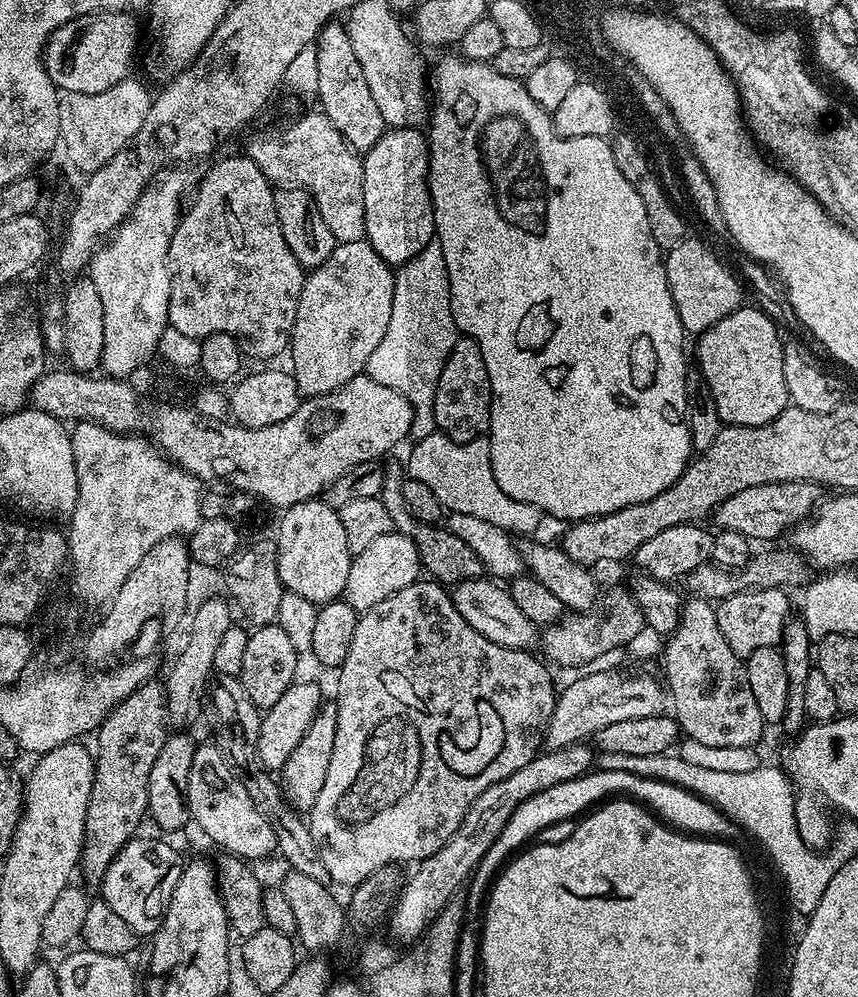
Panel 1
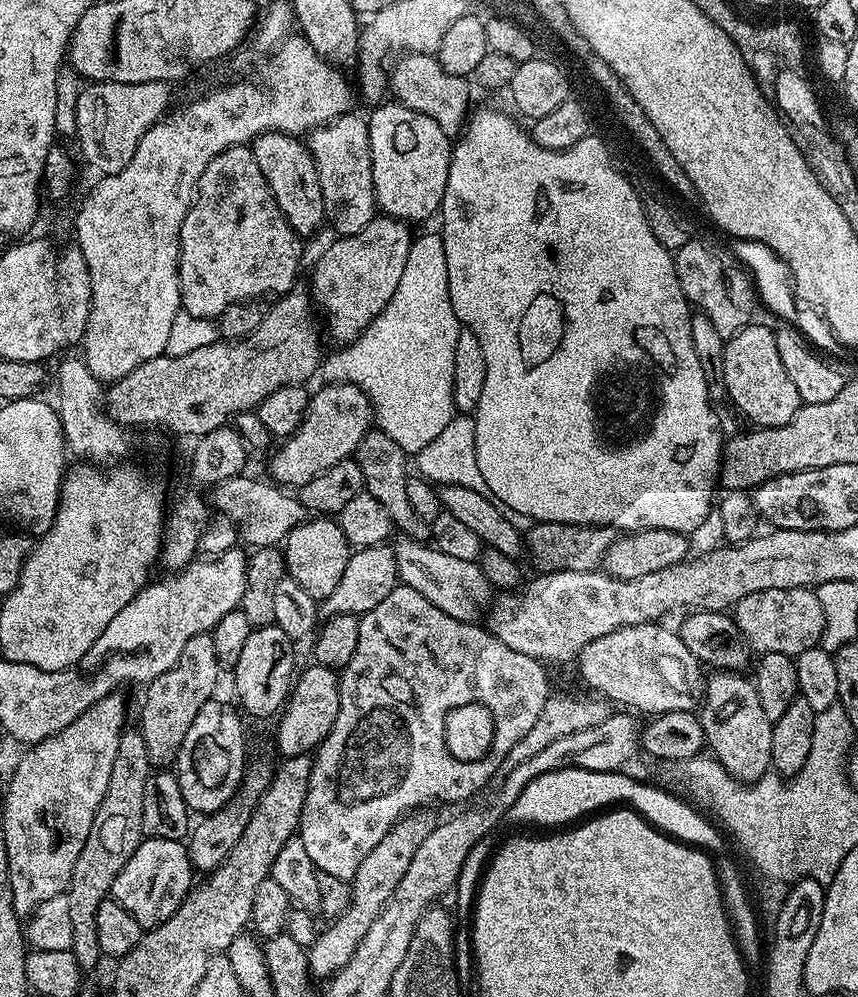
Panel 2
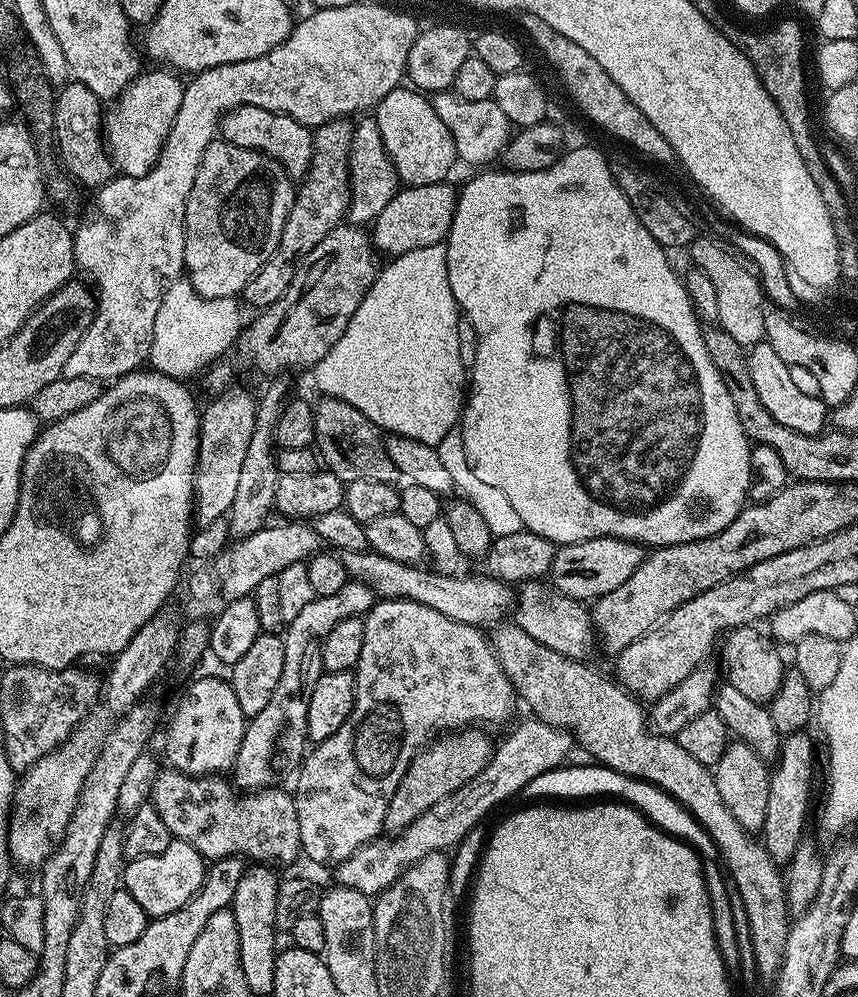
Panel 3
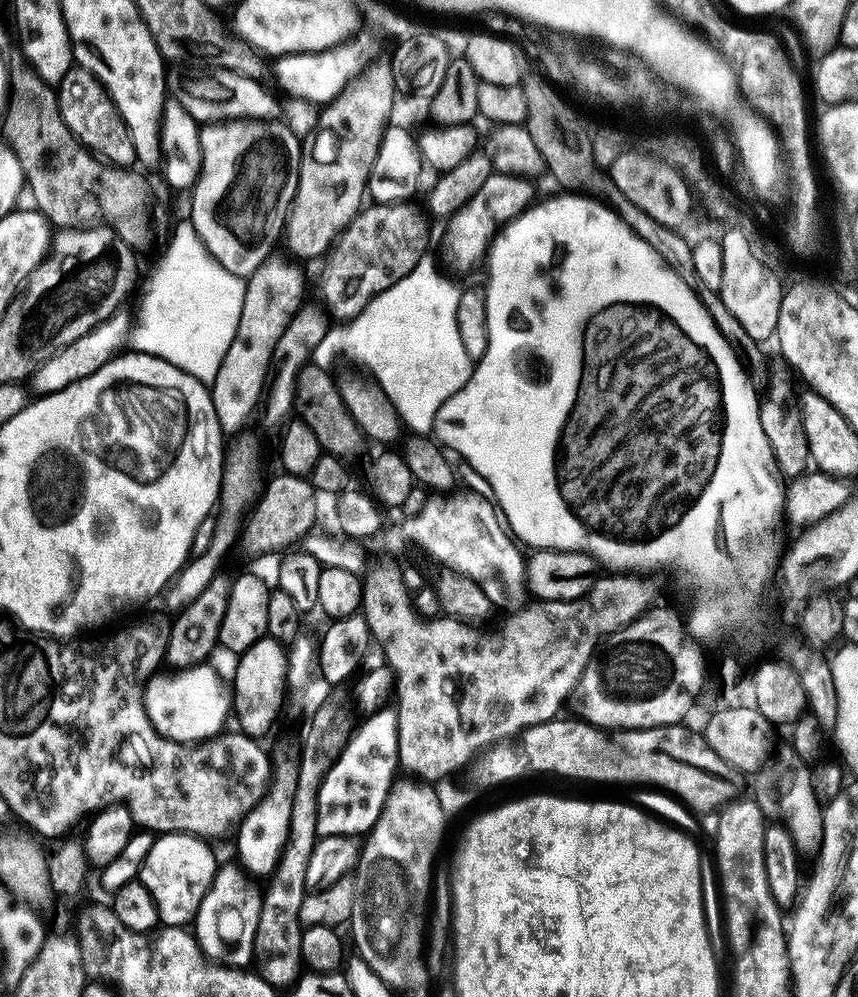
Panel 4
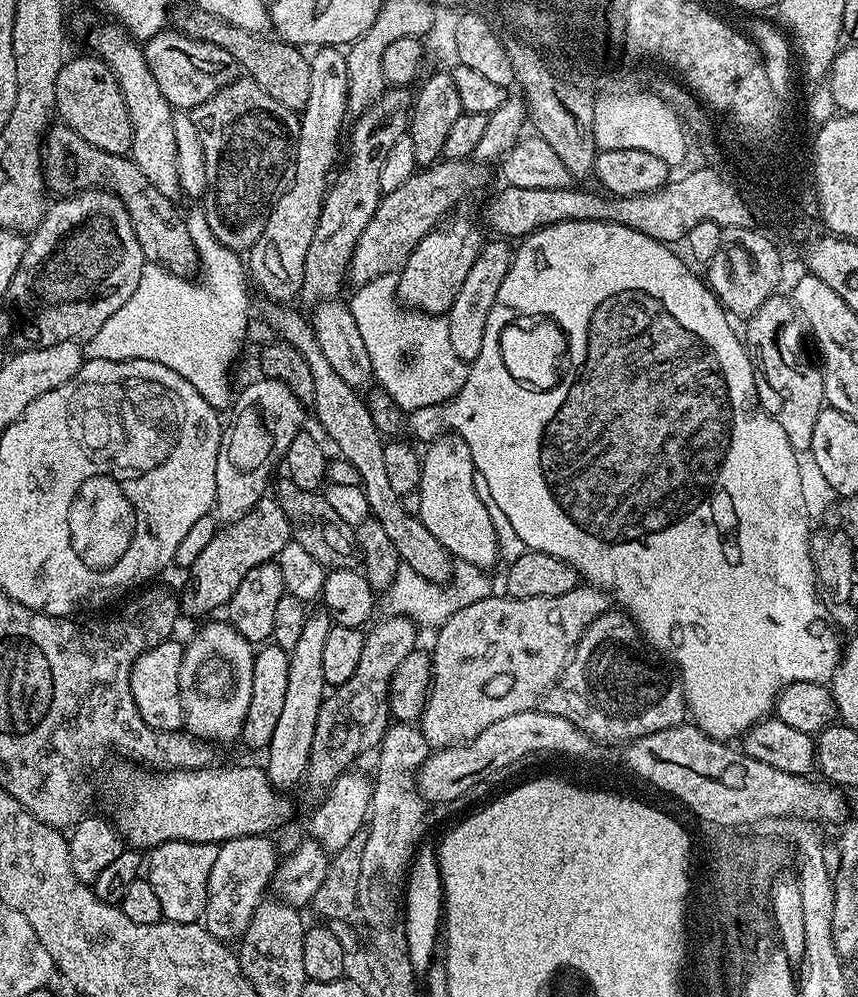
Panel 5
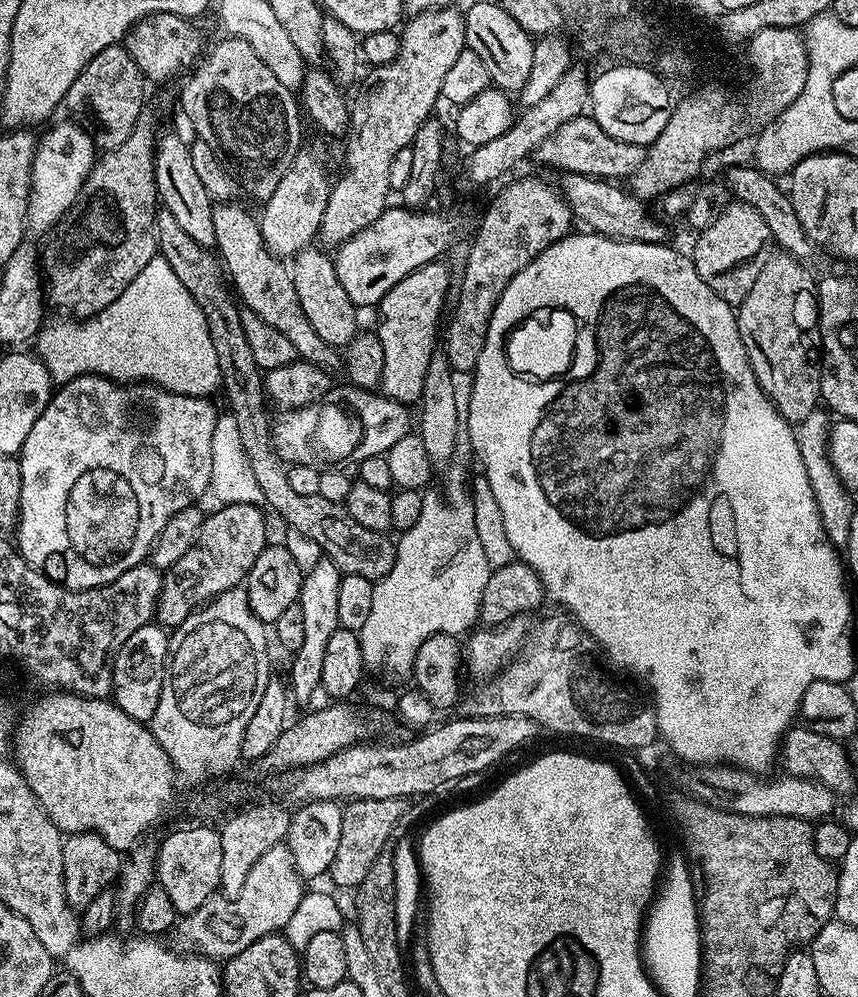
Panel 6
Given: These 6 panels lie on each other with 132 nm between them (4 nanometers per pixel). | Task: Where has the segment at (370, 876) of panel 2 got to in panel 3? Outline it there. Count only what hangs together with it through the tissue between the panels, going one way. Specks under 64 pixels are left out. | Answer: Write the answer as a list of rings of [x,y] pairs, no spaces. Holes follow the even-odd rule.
[[[469,726],[451,734],[441,735],[417,752],[416,757],[408,763],[408,769],[398,790],[394,792],[394,798],[390,798],[390,806],[386,810],[384,819],[385,833],[403,832],[419,816],[426,814],[430,806],[442,802],[442,798],[454,794],[459,788],[469,784],[487,766],[494,751],[494,740],[488,737],[491,735],[487,731],[475,732],[476,730],[475,727]]]

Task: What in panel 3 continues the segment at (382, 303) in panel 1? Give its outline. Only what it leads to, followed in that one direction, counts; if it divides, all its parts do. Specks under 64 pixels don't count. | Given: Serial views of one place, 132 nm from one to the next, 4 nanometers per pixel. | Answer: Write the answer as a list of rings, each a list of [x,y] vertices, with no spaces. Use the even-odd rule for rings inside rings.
[[[441,182],[438,184],[423,184],[417,188],[411,186],[401,187],[399,192],[390,198],[386,205],[386,210],[378,214],[378,218],[372,221],[370,225],[370,239],[377,251],[385,257],[395,258],[402,254],[410,254],[410,250],[419,250],[422,246],[434,246],[435,244],[444,244],[448,239],[448,231],[454,218],[456,209],[457,189],[451,188],[451,183]]]

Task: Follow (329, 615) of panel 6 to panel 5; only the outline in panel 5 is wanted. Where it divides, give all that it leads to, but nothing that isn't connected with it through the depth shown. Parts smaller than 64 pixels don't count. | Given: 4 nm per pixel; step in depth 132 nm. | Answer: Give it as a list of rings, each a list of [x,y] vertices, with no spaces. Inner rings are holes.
[[[323,610],[313,611],[306,626],[302,626],[302,638],[290,653],[290,682],[286,682],[286,703],[282,715],[274,725],[274,738],[270,738],[266,755],[266,771],[270,782],[281,790],[289,790],[305,779],[310,762],[310,746],[314,746],[314,726],[318,726],[318,710],[324,702],[326,685],[322,674],[322,654],[326,650],[326,634],[330,634],[333,622]]]

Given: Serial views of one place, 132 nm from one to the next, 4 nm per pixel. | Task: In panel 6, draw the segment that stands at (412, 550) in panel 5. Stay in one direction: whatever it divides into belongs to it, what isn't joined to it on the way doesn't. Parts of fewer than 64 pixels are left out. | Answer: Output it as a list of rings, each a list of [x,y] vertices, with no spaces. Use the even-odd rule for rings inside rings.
[[[216,202],[212,206],[215,251],[243,307],[249,312],[258,314],[258,318],[262,318],[266,326],[274,326],[274,330],[286,334],[286,338],[290,338],[290,342],[294,345],[299,359],[308,360],[320,368],[339,369],[342,364],[341,353],[331,344],[322,342],[318,334],[314,334],[314,326],[310,326],[302,310],[302,302],[298,302],[298,290],[294,290],[294,278],[289,265],[266,246],[259,219],[253,213],[251,216],[240,204],[224,203],[228,202]]]

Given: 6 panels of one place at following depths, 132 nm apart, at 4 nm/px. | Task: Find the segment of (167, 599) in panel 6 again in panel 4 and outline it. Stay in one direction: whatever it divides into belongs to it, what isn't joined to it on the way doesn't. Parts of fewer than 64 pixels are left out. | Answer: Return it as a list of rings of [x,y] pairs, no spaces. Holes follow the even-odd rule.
[[[279,475],[265,486],[264,493],[258,496],[254,507],[243,521],[244,548],[252,556],[264,556],[267,552],[277,551],[276,553],[279,553],[281,550],[289,549],[294,540],[301,541],[317,527],[316,499],[318,499],[318,493],[313,488],[311,479],[303,476]]]

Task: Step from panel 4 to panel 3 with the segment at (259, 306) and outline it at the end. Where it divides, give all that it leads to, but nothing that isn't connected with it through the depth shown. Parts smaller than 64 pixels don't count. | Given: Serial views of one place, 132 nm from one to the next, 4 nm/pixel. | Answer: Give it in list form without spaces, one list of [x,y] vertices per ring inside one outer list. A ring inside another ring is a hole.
[[[225,390],[215,397],[216,401],[203,409],[200,418],[198,458],[192,483],[192,518],[199,527],[225,519],[238,490],[242,461],[250,446],[250,434],[254,434],[257,397],[248,392]]]

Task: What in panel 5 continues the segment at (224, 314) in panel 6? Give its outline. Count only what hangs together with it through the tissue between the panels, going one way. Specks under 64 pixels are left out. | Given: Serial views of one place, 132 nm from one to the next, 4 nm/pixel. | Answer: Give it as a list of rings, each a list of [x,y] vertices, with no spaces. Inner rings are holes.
[[[63,122],[53,123],[47,129],[42,141],[42,155],[44,157],[44,186],[49,193],[57,192],[55,195],[63,198],[72,196],[76,192],[83,192],[85,188],[101,188],[115,194],[130,214],[130,222],[134,226],[138,244],[142,246],[145,261],[150,264],[159,264],[174,276],[188,278],[193,275],[191,272],[195,270],[196,264],[198,268],[202,256],[198,248],[196,252],[196,244],[192,241],[192,232],[188,229],[187,222],[180,217],[174,201],[166,198],[166,194],[162,194],[162,190],[158,190],[158,186],[152,185],[150,178],[146,178],[146,174],[142,174],[142,170],[138,170],[138,166],[131,158],[106,154],[106,150],[98,150],[94,146],[90,146],[90,142],[86,142],[86,138],[82,138],[73,128]],[[287,478],[279,480],[277,479],[274,484],[274,499],[280,503],[290,522],[292,539],[306,546],[307,552],[314,554],[314,558],[318,558],[318,562],[322,562],[329,569],[356,568],[361,554],[357,548],[353,525],[342,522],[342,518],[334,514],[330,502],[326,502],[326,498],[320,492],[298,490],[298,486],[294,486],[292,480]]]

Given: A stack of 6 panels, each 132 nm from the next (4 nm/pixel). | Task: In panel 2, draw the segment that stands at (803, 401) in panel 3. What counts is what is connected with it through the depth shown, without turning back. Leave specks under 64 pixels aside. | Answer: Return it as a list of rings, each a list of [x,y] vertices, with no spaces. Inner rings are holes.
[[[750,322],[733,336],[727,337],[722,358],[722,374],[727,399],[732,400],[733,406],[746,419],[753,420],[753,425],[773,428],[790,422],[802,401],[798,390],[794,390],[794,382],[790,382],[790,374],[786,374],[786,366],[782,366],[773,329],[756,323]]]

